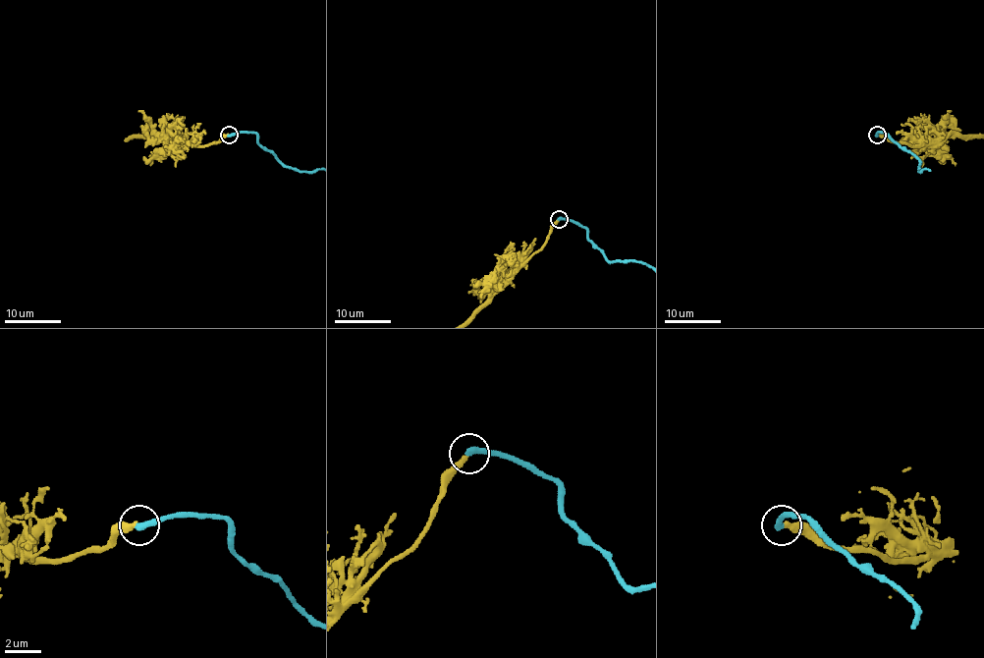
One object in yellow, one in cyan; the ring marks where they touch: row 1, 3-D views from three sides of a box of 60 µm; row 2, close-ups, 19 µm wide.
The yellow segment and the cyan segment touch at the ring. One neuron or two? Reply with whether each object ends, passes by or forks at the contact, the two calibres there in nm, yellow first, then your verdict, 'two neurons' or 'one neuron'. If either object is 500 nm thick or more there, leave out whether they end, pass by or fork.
yellow ends there; cyan ends there; 320 nm thick on the yellow side, 360 nm on the other; one neuron

